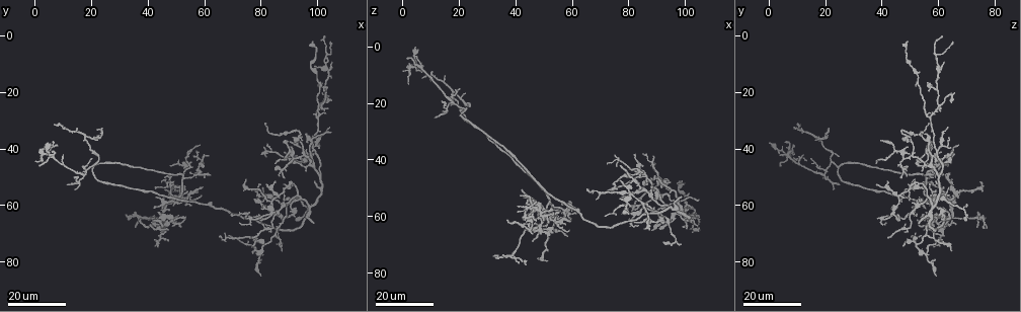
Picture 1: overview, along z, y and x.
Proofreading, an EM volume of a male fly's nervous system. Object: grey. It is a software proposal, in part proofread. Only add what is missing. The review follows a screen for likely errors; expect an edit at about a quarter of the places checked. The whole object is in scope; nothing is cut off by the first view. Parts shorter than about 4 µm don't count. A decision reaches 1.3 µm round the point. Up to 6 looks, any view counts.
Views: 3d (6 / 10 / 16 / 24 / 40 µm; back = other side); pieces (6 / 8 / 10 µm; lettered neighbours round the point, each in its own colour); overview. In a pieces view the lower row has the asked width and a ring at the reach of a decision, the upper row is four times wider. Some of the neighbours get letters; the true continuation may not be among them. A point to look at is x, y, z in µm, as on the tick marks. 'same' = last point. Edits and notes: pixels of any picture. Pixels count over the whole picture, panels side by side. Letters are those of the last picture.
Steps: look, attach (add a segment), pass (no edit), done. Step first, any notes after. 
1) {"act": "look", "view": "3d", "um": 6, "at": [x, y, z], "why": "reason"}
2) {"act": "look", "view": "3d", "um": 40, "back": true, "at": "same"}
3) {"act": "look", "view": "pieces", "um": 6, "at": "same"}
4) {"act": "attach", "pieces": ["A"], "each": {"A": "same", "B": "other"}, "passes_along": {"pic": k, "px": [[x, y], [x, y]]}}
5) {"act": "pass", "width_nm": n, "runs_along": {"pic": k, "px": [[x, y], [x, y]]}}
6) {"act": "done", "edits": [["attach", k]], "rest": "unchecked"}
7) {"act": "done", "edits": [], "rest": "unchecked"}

{"act": "look", "view": "3d", "um": 16, "at": [96, 35, 55], "why": "branch stops here"}

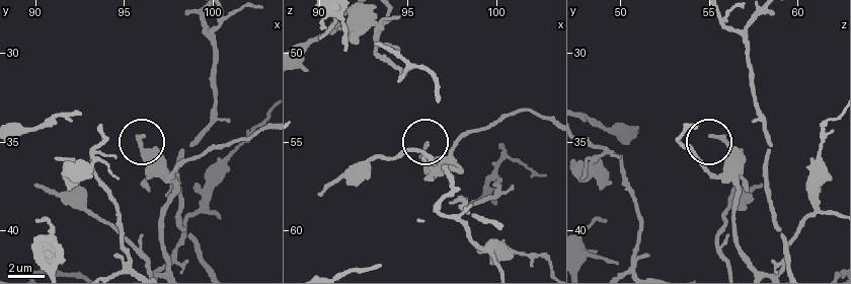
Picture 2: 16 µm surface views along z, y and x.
{"act": "look", "view": "pieces", "um": 8, "at": [96.2, 34.7, 55.2], "why": "see the neighbours"}

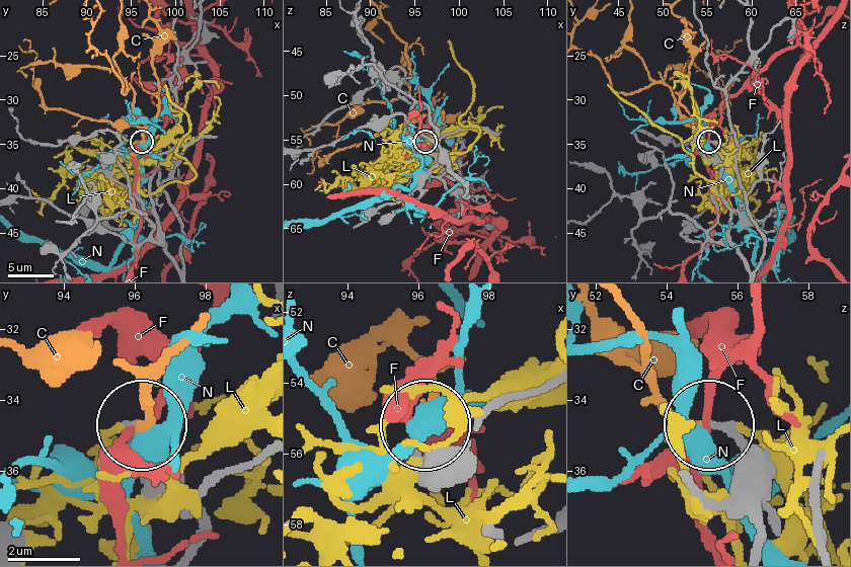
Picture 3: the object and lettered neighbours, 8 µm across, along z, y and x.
{"act": "attach", "pieces": ["C"], "width_nm": 180, "each": {"C": "same", "F": "other", "L": "other", "N": "other"}, "found": "the neuron continues"}

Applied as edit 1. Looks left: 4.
{"act": "look", "view": "overview"}

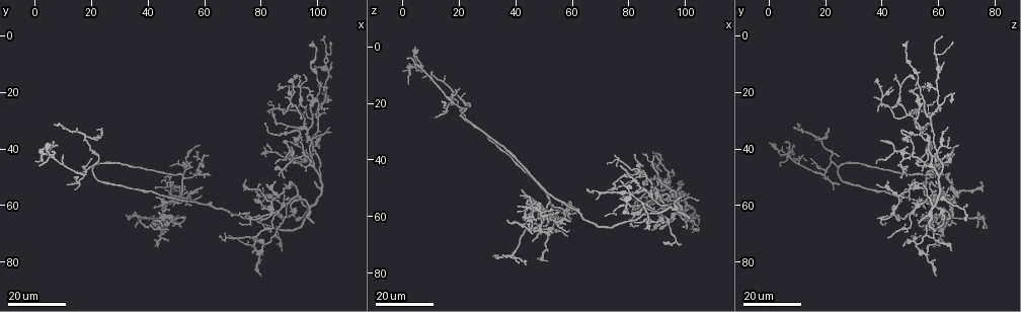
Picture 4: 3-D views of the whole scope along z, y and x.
{"act": "look", "view": "3d", "um": 24, "at": [102, 1, 61], "why": "free end"}

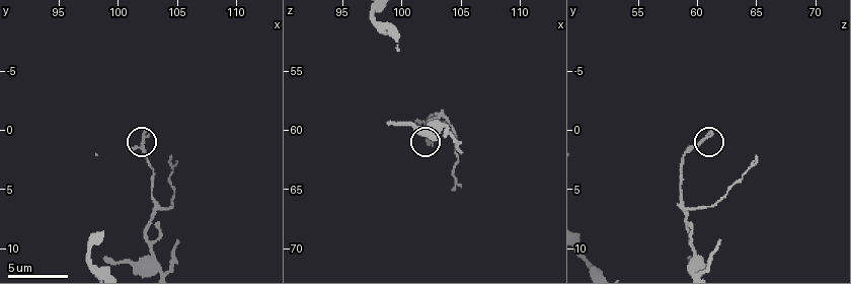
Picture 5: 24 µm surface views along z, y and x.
{"act": "look", "view": "pieces", "um": 10, "at": [102.4, 0.2, 61.2]}

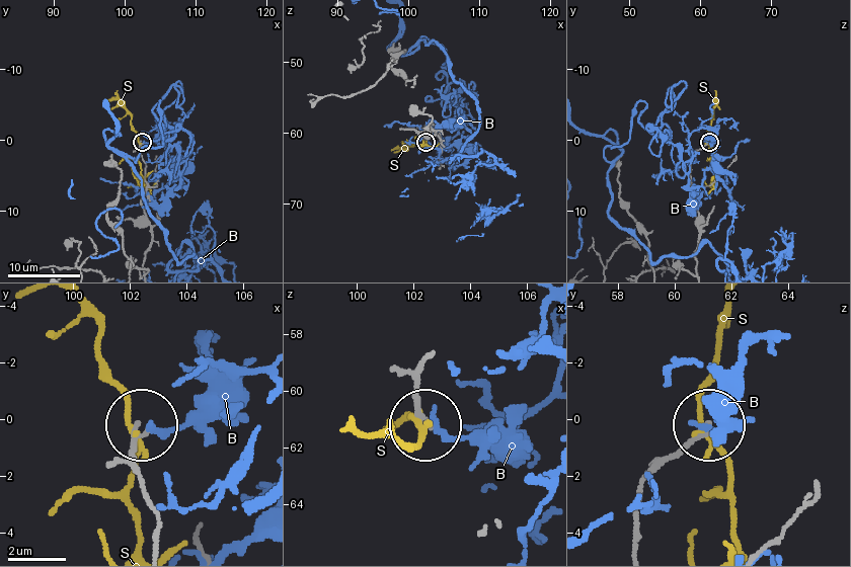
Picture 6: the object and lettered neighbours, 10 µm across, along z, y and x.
{"act": "pass", "each": {"B": "other", "S": "other"}, "runs_along": {"pic": 6, "px": [[143, 484], [138, 428]]}, "found": "none of them fits"}

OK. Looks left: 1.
{"act": "done", "edits": [["attach", 3]], "rest": "unchecked"}

